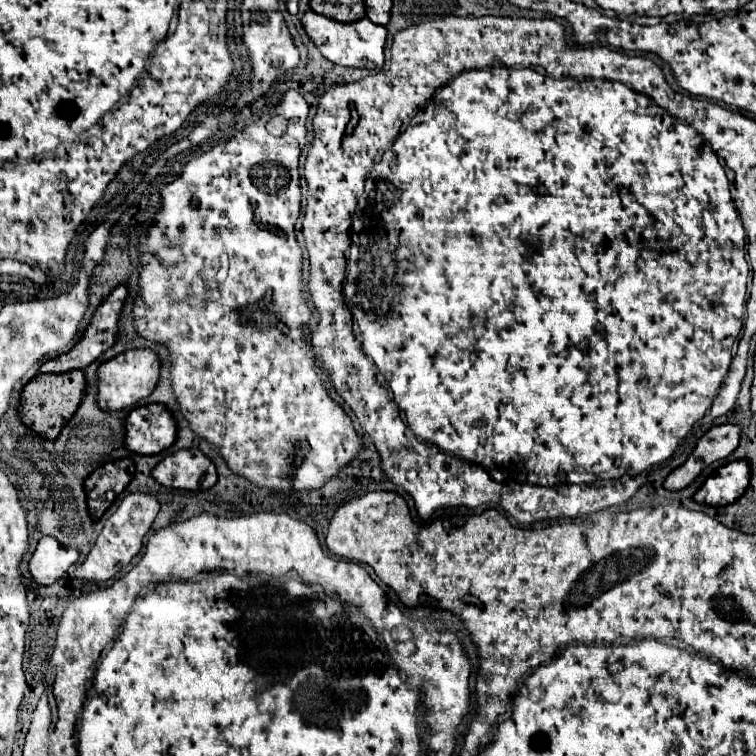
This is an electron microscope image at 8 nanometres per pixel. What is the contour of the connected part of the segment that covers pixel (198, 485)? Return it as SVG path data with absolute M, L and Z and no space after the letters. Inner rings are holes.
M185 448L165 456L151 476L163 486L181 490L207 490L217 482L215 464L199 448Z

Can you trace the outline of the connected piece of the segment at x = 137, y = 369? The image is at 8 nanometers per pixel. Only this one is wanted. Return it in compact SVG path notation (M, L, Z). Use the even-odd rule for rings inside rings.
M137 348L127 350L99 366L99 402L103 410L123 410L139 400L147 398L159 382L161 362L155 350L151 348Z

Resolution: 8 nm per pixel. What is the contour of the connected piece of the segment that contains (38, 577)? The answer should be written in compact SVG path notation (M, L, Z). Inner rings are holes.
M41 536L29 562L29 572L35 582L49 586L57 582L67 572L67 568L77 562L77 558L77 550L61 546L53 536Z

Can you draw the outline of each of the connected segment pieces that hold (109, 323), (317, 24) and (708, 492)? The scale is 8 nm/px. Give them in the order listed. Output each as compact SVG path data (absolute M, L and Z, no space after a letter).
M119 286L115 288L109 298L97 308L91 324L87 326L83 338L75 344L75 348L71 348L67 354L61 354L53 360L47 360L39 372L69 372L69 370L83 370L87 368L91 362L95 362L105 350L109 350L115 342L117 342L117 336L119 336L119 316L121 316L121 310L123 310L123 302L129 294L129 288L127 286Z
M307 10L301 20L305 32L309 38L317 44L321 54L341 66L353 66L353 68L383 68L383 46L387 40L387 28L373 24L369 18L361 18L357 22L337 22L331 18L325 18L313 10Z
M735 460L719 468L719 472L705 480L701 490L695 494L697 502L711 506L733 504L749 486L751 466L747 460Z

